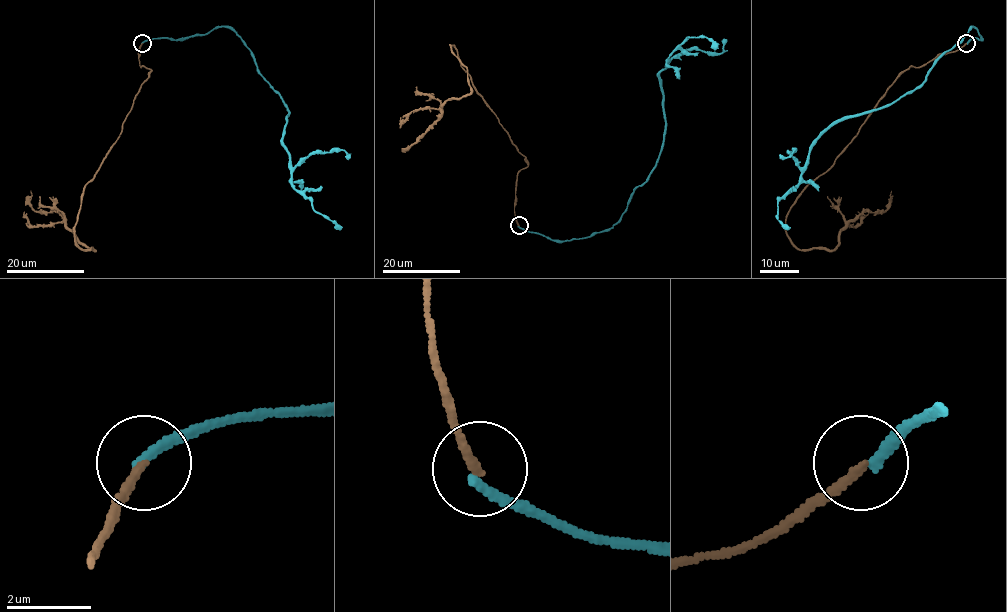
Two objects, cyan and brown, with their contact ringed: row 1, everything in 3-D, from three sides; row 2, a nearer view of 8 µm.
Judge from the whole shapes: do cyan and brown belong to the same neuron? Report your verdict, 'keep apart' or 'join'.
keep apart

